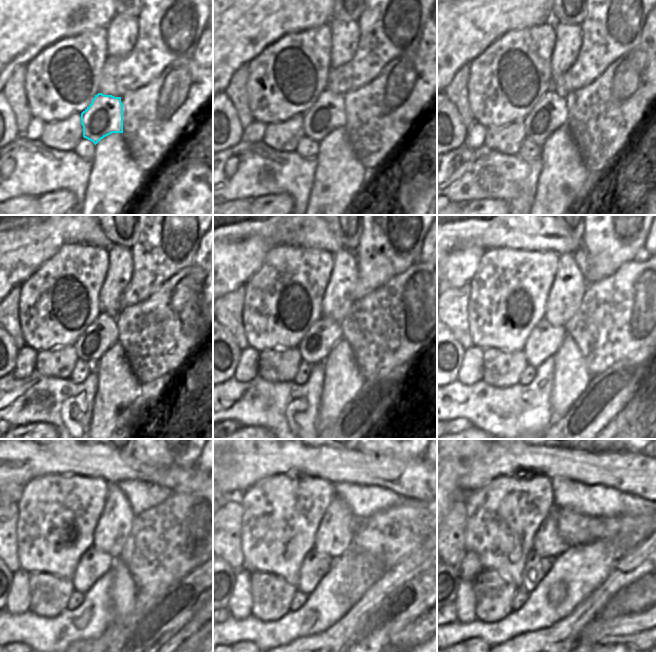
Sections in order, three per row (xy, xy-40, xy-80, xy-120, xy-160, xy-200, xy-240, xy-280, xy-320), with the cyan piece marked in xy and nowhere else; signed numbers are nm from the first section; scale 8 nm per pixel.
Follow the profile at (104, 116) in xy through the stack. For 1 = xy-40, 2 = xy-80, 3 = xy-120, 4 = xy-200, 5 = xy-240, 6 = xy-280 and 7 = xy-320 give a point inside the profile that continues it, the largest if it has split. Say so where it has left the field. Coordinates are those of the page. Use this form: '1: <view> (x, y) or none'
1: xy-40 (328, 112)
2: xy-80 (550, 113)
3: xy-120 (93, 343)
4: xy-200 (544, 340)
5: xy-240 (94, 563)
6: xy-280 (315, 564)
7: xy-320 (536, 567)

